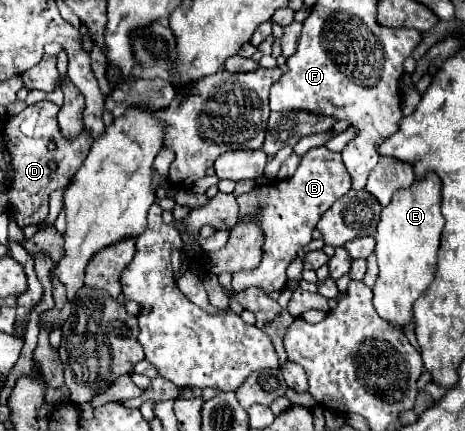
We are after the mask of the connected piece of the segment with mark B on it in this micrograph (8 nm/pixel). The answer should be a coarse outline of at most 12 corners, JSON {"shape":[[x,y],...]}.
{"shape":[[338,152],[304,154],[288,180],[240,194],[260,206],[264,254],[236,292],[286,286],[320,216],[350,190]]}

